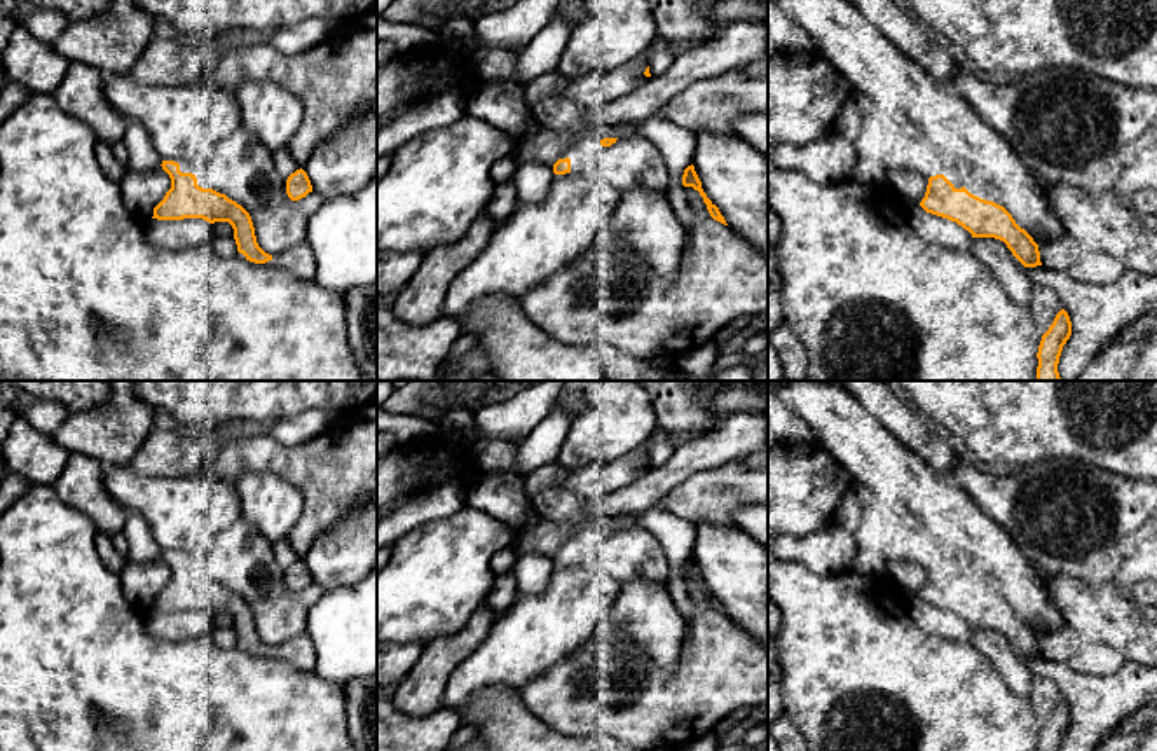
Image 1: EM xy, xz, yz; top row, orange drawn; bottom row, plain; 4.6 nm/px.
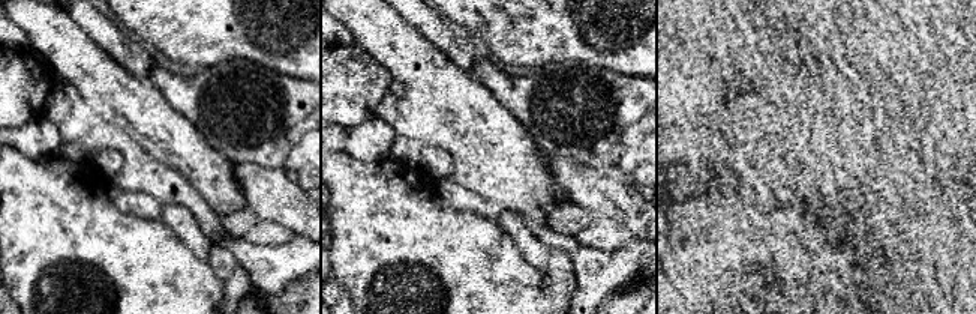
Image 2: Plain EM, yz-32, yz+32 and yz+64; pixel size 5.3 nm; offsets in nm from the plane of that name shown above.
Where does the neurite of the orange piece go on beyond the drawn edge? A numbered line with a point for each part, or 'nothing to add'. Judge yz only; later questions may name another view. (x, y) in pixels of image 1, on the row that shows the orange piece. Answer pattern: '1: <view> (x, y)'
1: yz (910, 154)

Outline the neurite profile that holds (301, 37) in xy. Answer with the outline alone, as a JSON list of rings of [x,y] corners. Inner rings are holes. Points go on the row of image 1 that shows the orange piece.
[[[311,17],[274,31],[270,45],[284,56],[302,54],[330,38],[342,24],[342,21]]]

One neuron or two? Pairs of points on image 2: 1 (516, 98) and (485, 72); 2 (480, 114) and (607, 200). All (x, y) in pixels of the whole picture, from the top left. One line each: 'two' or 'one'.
1: one
2: two

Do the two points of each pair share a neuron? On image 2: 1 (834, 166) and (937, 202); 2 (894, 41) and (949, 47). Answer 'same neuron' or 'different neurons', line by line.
1: different neurons
2: same neuron

